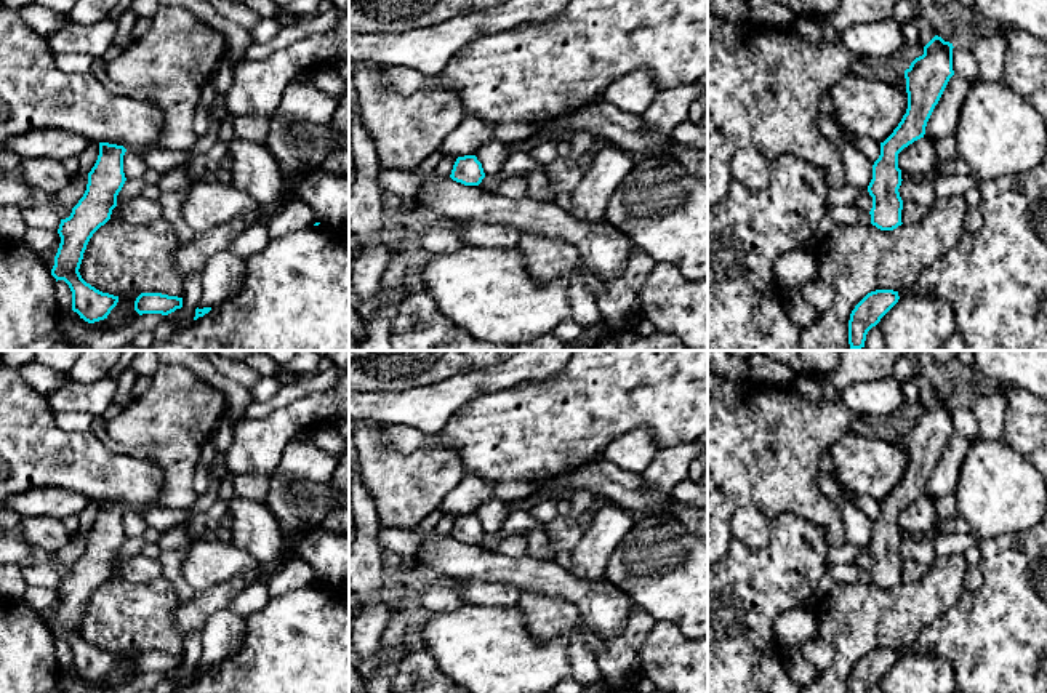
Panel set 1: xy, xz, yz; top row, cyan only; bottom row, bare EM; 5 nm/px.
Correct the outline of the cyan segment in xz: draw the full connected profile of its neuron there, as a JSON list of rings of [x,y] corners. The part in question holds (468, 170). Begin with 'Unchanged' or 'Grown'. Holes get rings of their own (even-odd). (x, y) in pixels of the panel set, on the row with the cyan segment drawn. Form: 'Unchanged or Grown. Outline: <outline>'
Unchanged. Outline: [[[464,155],[456,158],[450,178],[464,186],[479,186],[485,173],[475,155]]]

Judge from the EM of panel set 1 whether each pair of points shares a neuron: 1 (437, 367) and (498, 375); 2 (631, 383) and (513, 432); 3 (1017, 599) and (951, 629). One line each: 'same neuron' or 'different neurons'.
1: different neurons
2: same neuron
3: same neuron

